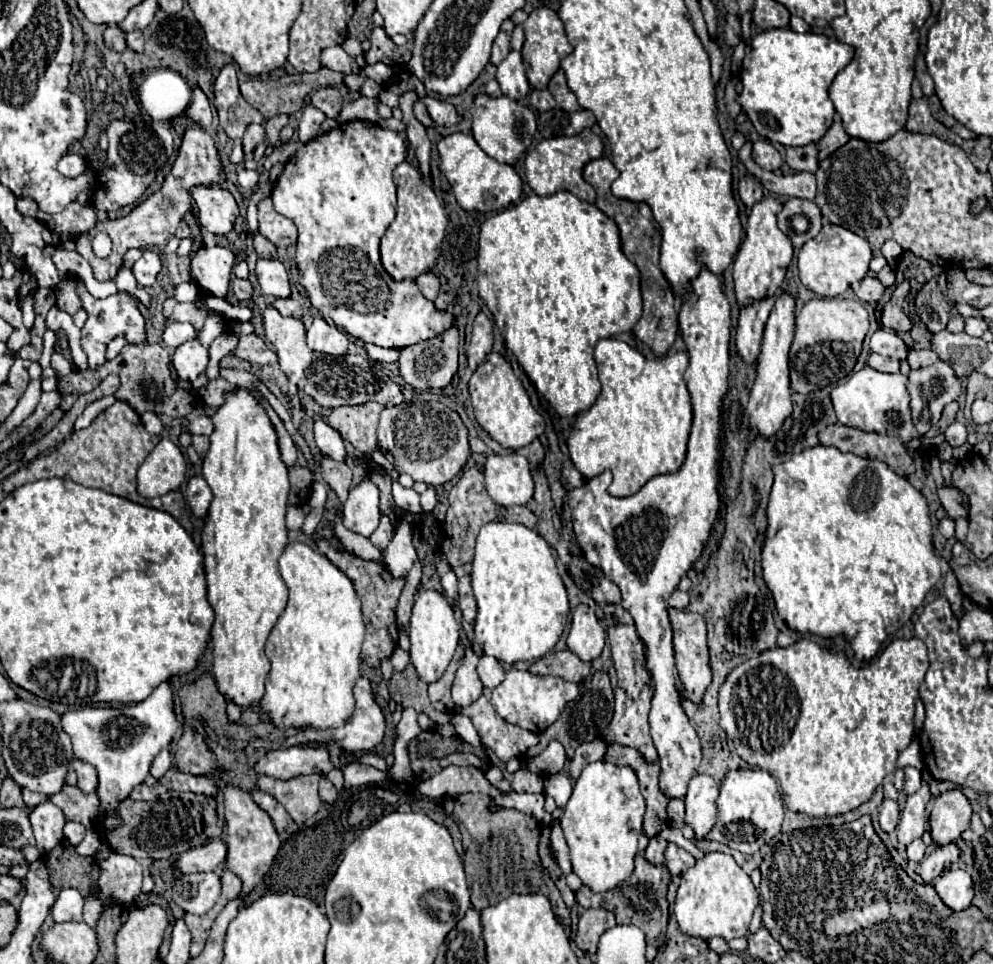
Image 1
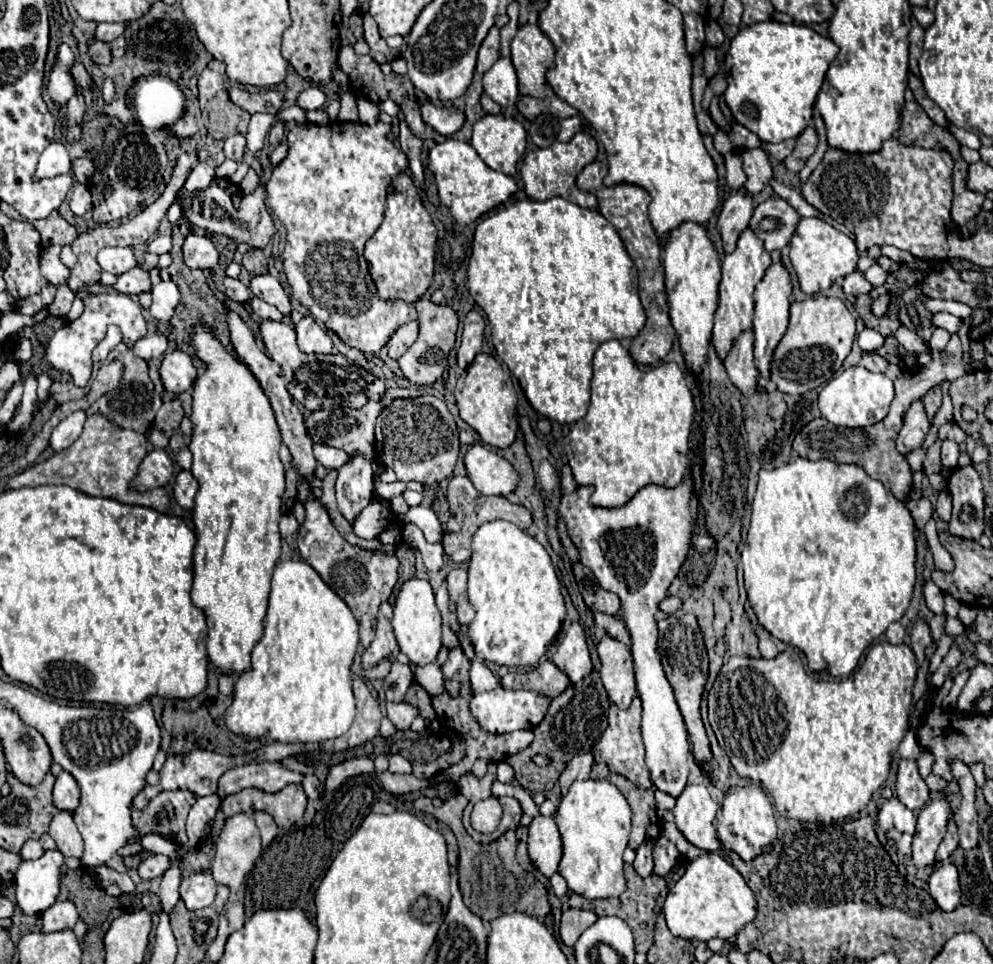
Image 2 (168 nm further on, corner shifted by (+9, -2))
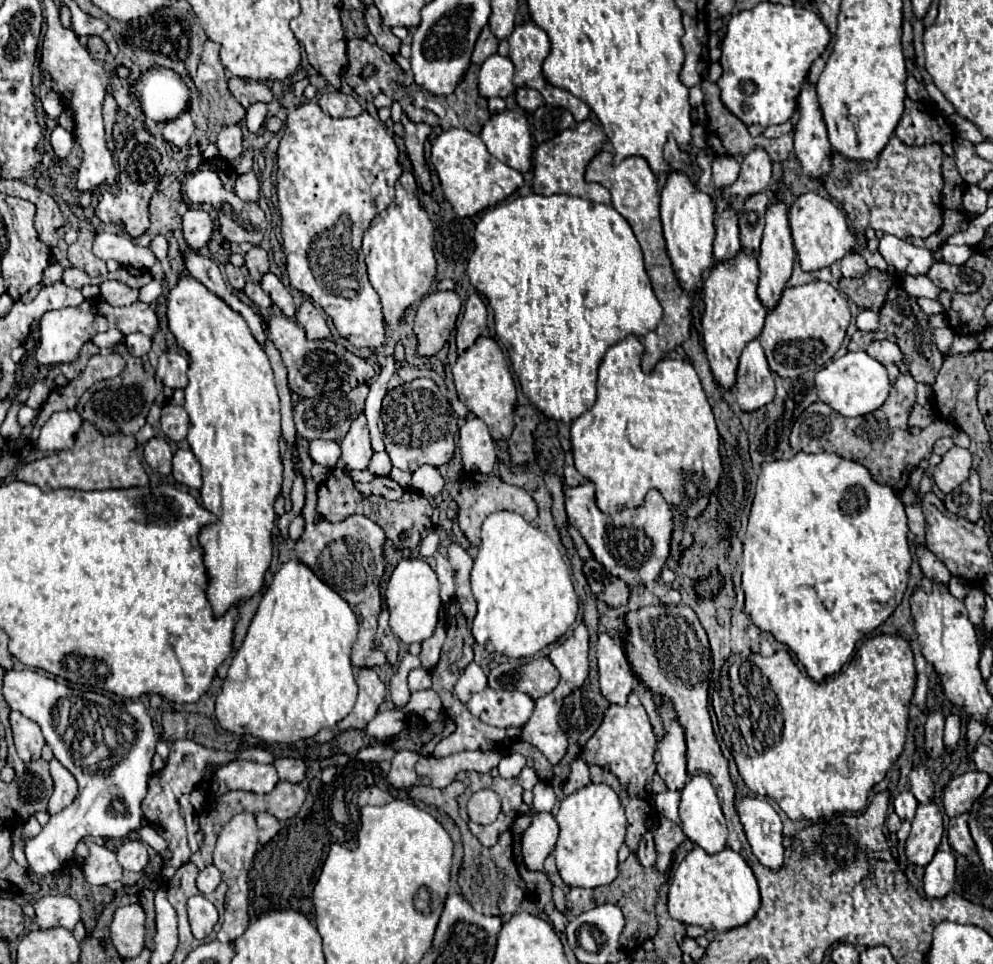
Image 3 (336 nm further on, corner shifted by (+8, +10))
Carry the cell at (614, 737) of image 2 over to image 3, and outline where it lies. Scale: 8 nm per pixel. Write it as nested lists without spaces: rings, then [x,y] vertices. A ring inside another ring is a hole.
[[[632,692],[628,696],[626,706],[610,704],[600,728],[582,748],[582,758],[588,764],[598,764],[598,766],[614,772],[618,776],[618,780],[628,788],[630,796],[638,796],[648,800],[650,792],[647,790],[646,784],[656,772],[656,764],[652,758],[654,748],[656,748],[656,736],[652,732],[648,714],[646,714],[644,706],[640,704],[640,698]]]

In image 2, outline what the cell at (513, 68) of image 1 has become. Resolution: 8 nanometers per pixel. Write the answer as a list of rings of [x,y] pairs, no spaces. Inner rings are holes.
[[[499,58],[491,70],[483,74],[483,92],[503,108],[517,102],[517,74],[511,58]]]

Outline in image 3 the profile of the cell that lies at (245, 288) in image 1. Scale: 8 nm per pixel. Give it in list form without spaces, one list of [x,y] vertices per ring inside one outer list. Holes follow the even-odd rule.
[[[228,262],[228,264],[226,264],[226,276],[228,276],[228,282],[230,282],[232,288],[236,288],[236,290],[244,290],[246,280],[244,280],[244,274],[242,274],[240,268],[236,268],[236,266],[232,266],[232,264]]]

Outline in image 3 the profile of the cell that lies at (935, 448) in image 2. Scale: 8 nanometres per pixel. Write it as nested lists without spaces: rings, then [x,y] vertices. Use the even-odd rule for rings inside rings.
[[[900,374],[896,382],[892,384],[888,400],[874,412],[876,424],[870,426],[864,418],[846,418],[834,410],[830,410],[824,402],[810,404],[802,416],[794,422],[792,434],[790,434],[790,446],[794,450],[804,452],[834,452],[842,458],[856,460],[864,464],[878,482],[890,486],[894,492],[902,492],[908,486],[910,472],[920,464],[920,460],[926,460],[932,456],[932,446],[940,436],[952,436],[951,423],[946,424],[949,429],[944,430],[944,424],[940,430],[934,430],[934,421],[930,426],[920,432],[920,436],[912,436],[908,430],[908,416],[916,400],[916,380],[910,374]]]

